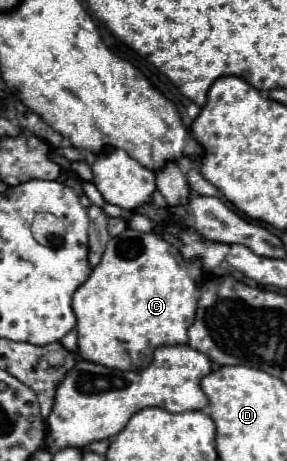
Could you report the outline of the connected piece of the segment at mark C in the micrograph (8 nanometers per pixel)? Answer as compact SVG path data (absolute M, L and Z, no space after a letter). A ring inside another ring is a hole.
M126 229L108 241L102 261L72 297L78 319L78 355L112 369L146 369L156 347L188 341L196 303L198 287L188 275L184 257L154 233Z

